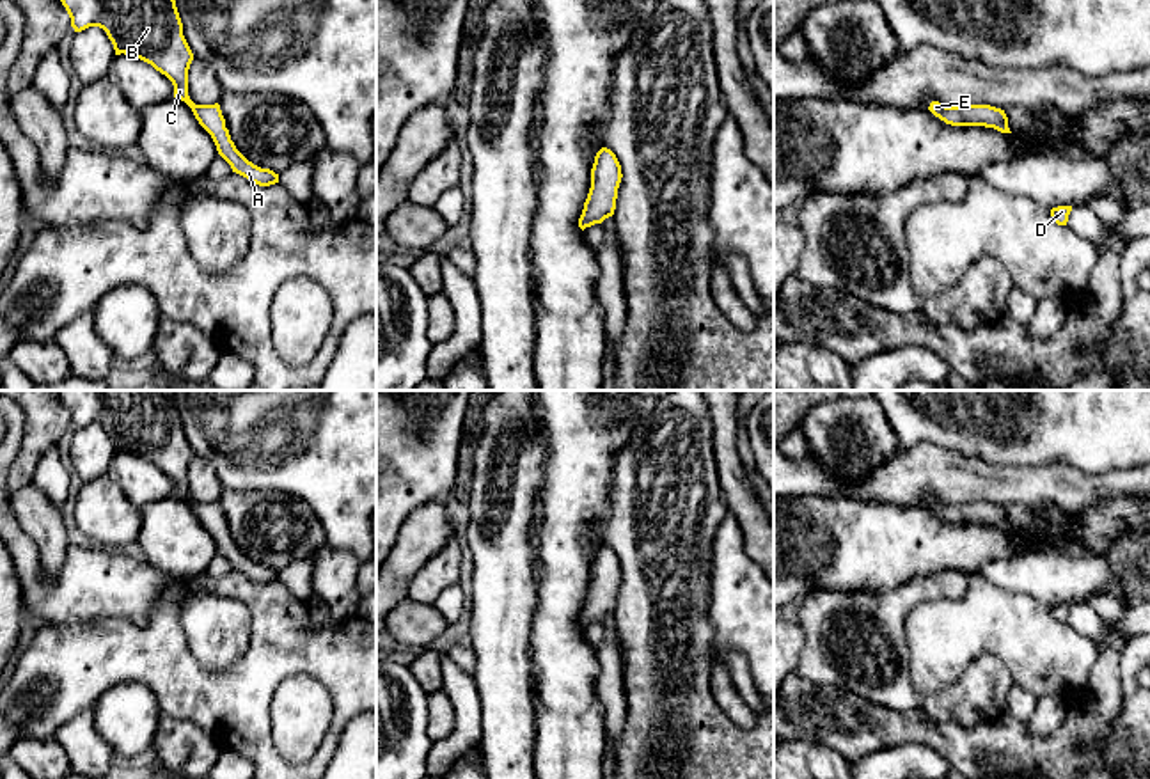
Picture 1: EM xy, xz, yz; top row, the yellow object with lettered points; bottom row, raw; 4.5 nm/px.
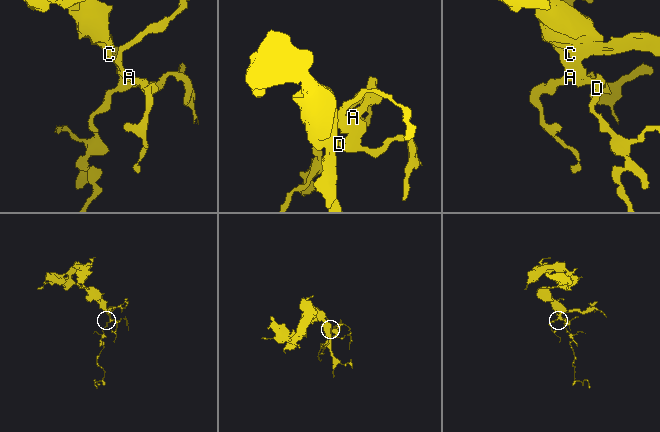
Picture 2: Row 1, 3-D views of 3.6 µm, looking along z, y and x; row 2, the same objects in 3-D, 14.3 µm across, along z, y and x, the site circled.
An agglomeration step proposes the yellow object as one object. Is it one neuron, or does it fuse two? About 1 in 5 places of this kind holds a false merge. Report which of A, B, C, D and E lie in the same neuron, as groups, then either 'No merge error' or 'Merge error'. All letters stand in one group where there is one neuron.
Groups: A B C D E. No merge error

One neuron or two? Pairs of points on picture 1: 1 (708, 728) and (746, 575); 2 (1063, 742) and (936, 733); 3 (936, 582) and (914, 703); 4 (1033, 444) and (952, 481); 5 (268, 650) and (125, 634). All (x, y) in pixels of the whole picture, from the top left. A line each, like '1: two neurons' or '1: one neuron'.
1: two neurons
2: one neuron
3: one neuron
4: two neurons
5: one neuron

